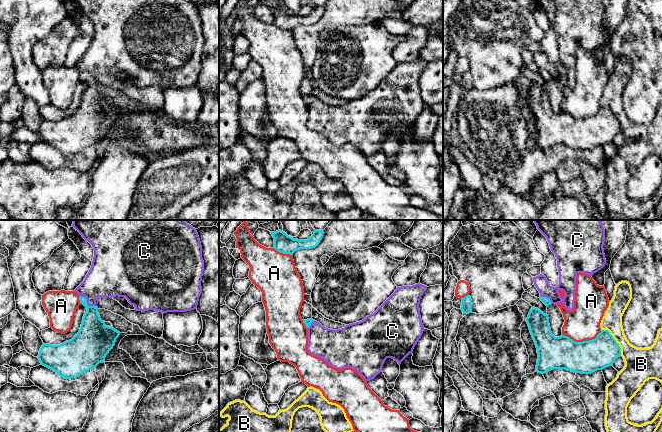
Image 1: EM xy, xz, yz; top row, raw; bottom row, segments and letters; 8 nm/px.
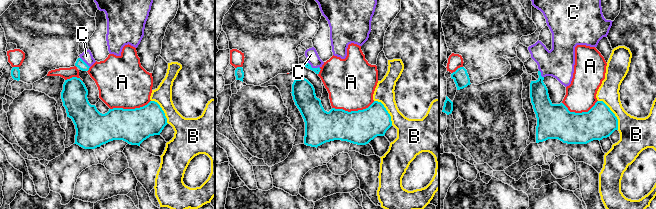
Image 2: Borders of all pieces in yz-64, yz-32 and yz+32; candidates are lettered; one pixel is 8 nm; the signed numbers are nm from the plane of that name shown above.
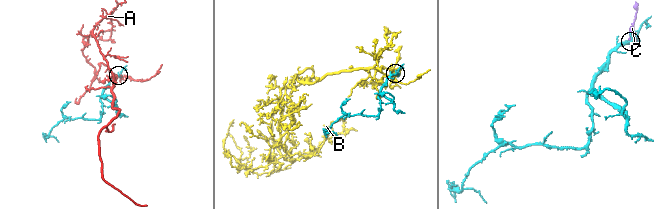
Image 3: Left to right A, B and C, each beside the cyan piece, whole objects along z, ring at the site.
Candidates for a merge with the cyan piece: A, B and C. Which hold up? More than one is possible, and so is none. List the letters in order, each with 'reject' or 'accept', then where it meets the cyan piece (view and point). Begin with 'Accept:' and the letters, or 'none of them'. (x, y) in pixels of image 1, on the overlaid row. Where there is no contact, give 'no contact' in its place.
Accept: none of them
A: reject | yz (583, 341)
B: reject | yz (615, 340)
C: reject | xy (86, 302)

